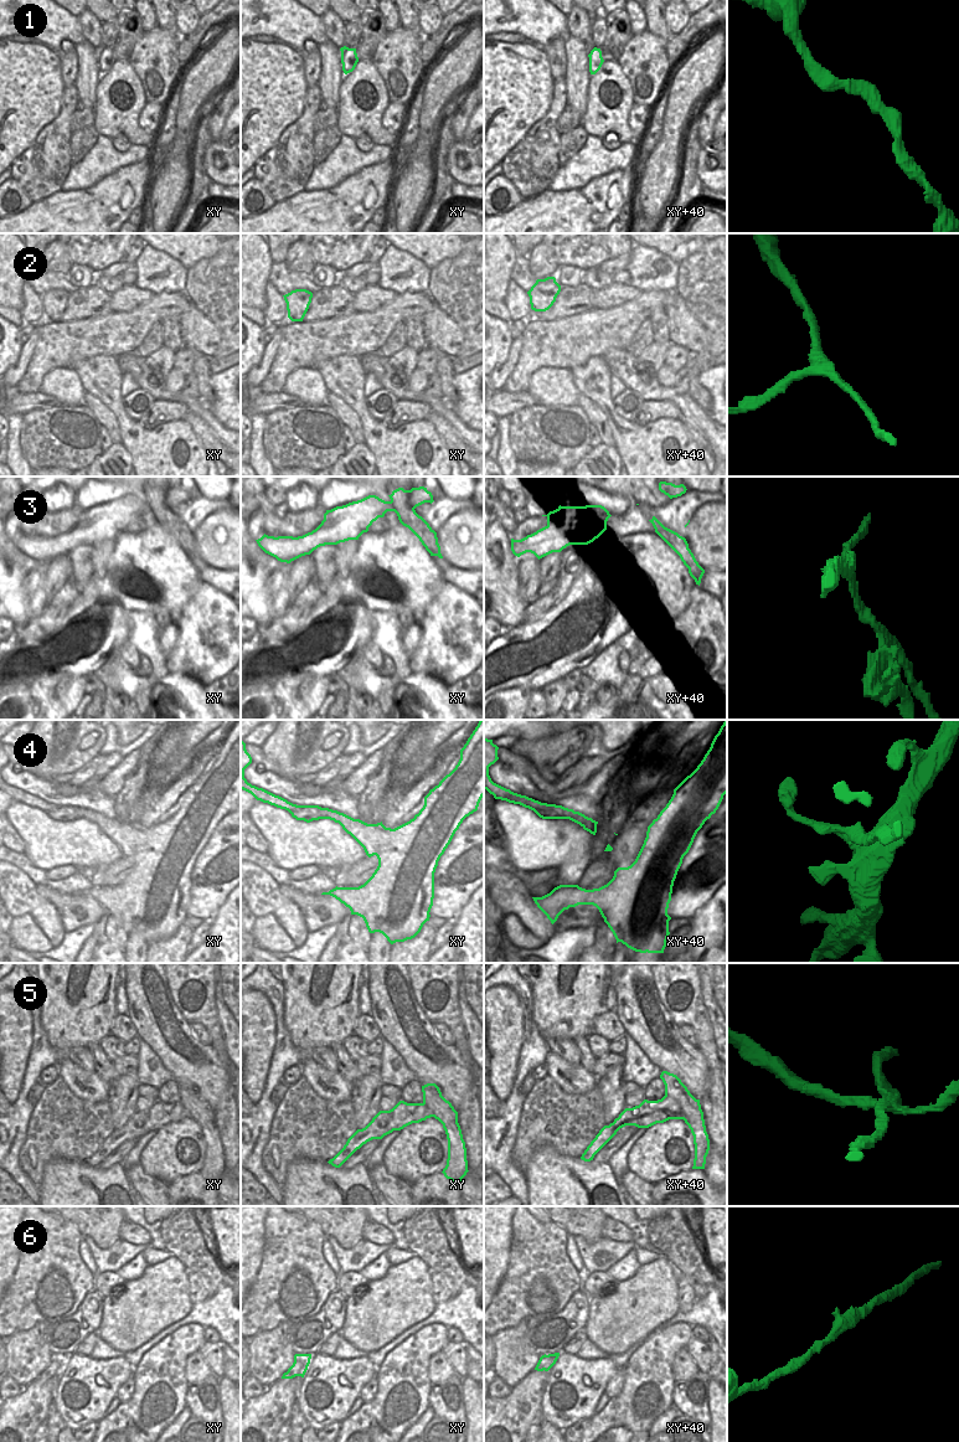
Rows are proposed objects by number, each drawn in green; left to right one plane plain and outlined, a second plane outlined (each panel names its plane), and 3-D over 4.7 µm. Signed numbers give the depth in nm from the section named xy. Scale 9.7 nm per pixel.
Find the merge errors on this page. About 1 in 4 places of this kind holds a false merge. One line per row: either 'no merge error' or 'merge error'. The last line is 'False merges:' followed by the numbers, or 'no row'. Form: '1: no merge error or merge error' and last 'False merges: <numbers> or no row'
1: no merge error
2: no merge error
3: merge error
4: merge error
5: merge error
6: no merge error
False merges: 3, 4, 5

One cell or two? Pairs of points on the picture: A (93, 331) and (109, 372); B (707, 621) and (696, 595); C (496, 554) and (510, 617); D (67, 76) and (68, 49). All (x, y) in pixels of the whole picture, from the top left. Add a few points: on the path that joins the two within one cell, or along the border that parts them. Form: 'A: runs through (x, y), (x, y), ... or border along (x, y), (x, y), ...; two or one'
A: border along (115, 356), (92, 355), (82, 359), (76, 366); two
B: runs through (704, 614), (700, 601); one
C: runs through (496, 570), (496, 597), (500, 601); one
D: runs through (68, 70), (68, 55); one

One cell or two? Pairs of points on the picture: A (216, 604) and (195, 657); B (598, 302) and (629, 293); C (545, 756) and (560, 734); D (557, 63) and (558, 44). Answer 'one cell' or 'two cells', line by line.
A: one cell
B: one cell
C: one cell
D: one cell

